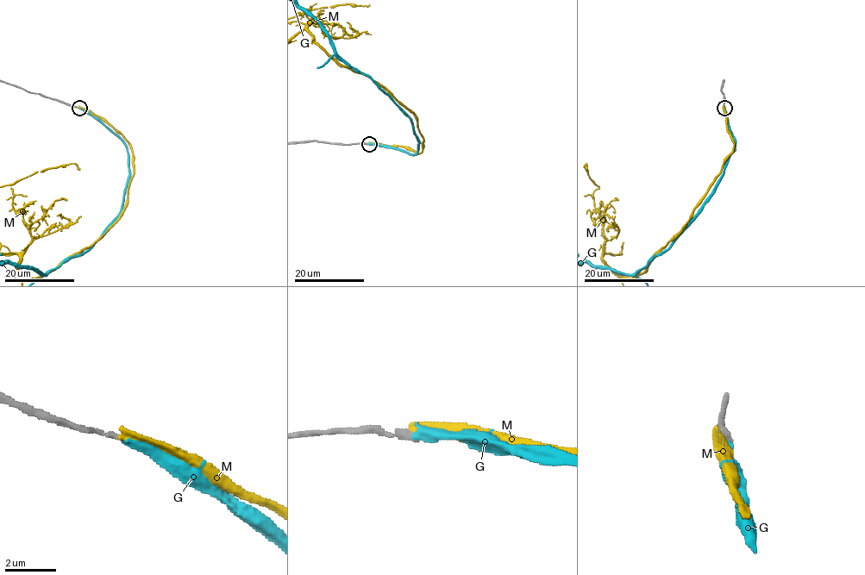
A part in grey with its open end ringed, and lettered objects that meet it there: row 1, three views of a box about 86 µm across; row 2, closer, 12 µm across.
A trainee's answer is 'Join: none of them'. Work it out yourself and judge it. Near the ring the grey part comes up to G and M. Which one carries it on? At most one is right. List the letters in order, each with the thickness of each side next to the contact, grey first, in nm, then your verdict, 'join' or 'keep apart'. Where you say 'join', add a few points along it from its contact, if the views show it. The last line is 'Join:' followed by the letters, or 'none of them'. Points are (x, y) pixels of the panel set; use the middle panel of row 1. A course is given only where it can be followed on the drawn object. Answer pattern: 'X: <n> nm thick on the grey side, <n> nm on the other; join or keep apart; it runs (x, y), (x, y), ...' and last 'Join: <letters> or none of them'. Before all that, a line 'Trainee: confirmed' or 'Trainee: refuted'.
Trainee: confirmed
G: 240 nm thick on the grey side, 340 nm on the other; keep apart
M: 240 nm thick on the grey side, 320 nm on the other; keep apart
Join: none of them

